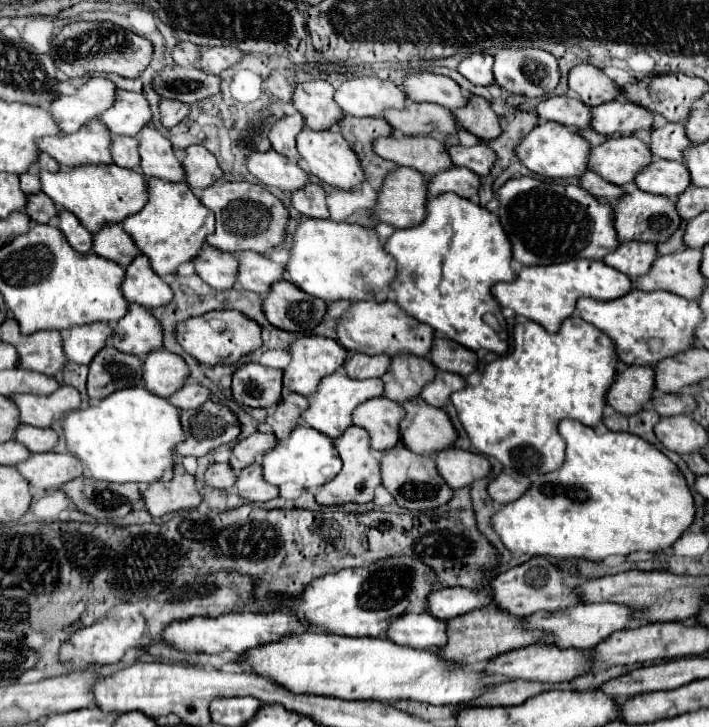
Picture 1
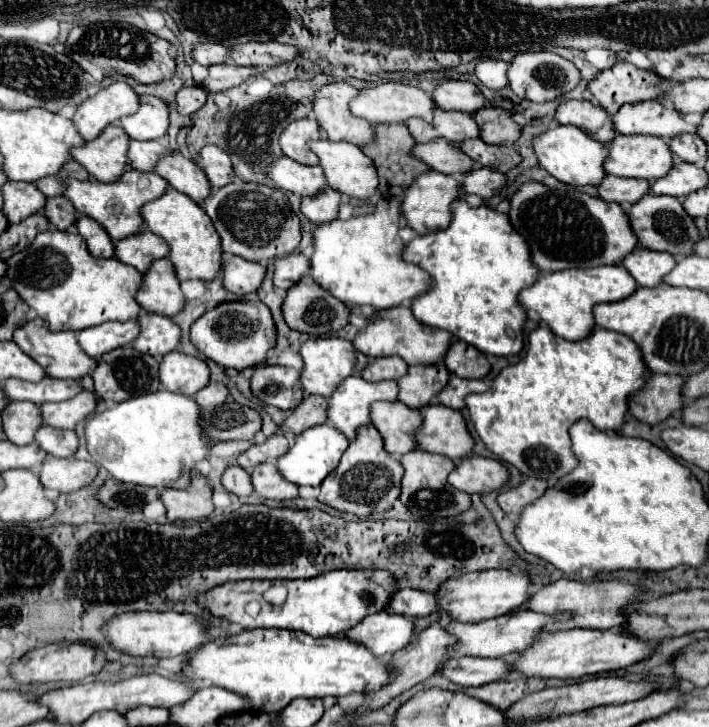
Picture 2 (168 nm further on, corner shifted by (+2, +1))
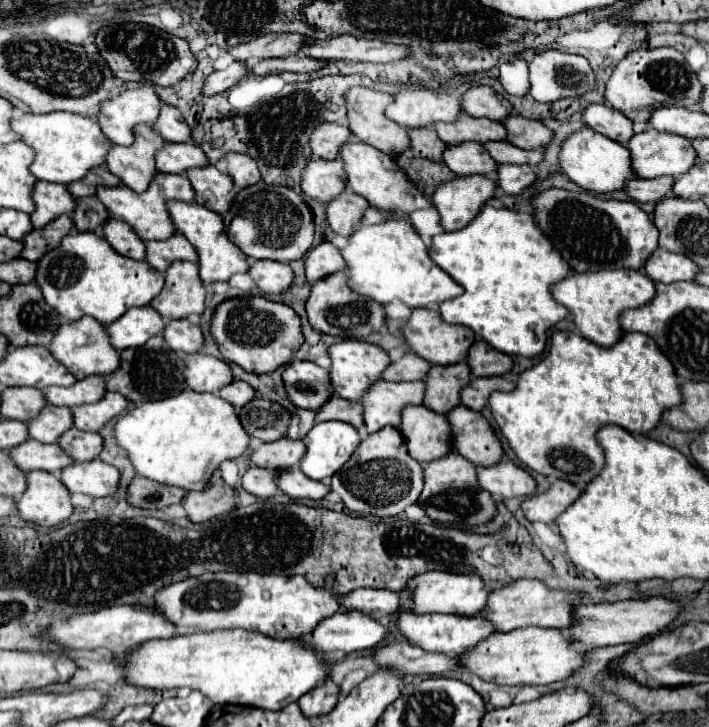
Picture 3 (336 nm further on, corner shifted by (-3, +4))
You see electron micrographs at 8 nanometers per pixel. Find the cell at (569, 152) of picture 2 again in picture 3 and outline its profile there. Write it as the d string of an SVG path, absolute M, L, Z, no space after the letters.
M584 127L578 133L572 133L560 149L560 167L562 173L570 177L570 181L574 181L576 185L580 185L582 189L590 191L590 193L608 193L608 191L618 191L626 185L628 179L634 177L632 169L630 169L630 153L626 147L614 143L612 139L598 135L596 131Z

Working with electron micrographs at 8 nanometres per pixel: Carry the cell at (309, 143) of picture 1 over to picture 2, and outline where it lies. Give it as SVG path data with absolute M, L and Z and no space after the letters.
M321 138L321 140L311 142L311 150L321 160L321 168L325 172L327 184L331 188L335 188L337 192L347 194L351 198L361 198L361 200L369 200L377 192L377 186L379 186L377 168L373 164L373 160L369 160L369 156L363 154L361 148L357 148L349 142L331 142L327 138Z

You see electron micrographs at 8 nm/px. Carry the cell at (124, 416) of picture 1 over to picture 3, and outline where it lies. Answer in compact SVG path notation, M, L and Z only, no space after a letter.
M192 389L130 409L116 421L114 439L116 445L128 453L140 477L184 491L202 491L214 469L218 469L222 461L242 455L250 441L236 409L228 401L216 393L196 393Z

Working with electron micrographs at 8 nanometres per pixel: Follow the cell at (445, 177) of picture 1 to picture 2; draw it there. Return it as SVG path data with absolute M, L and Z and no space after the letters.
M475 168L473 172L465 174L463 192L477 194L481 198L491 198L503 188L505 182L507 182L507 176L501 172L495 172L493 168Z

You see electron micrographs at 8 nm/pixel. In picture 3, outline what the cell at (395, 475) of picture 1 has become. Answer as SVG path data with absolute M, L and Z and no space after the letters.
M456 451L446 453L442 459L424 463L424 489L418 497L418 505L426 511L432 521L438 523L466 523L482 525L492 519L496 505L488 491L482 491L476 481L476 467L458 455Z

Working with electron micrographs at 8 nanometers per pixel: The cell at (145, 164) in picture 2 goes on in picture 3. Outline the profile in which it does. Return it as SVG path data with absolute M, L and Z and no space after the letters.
M166 143L156 153L156 169L162 173L184 173L186 169L208 165L206 155L192 143Z

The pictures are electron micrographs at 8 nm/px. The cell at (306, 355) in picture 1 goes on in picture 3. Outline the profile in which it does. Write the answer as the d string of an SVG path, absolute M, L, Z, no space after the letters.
M342 339L338 343L332 343L328 347L328 355L330 355L330 361L332 361L332 369L328 373L330 383L332 383L332 391L334 391L334 395L344 397L348 401L358 401L362 397L362 391L370 383L380 379L380 373L390 363L384 349L380 349L376 345L370 345L366 341L358 341L358 339Z

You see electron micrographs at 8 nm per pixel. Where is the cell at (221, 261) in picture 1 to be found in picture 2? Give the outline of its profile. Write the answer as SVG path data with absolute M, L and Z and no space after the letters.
M229 258L223 262L223 284L233 294L251 294L257 292L263 278L265 278L267 266L257 262L247 262L243 258Z

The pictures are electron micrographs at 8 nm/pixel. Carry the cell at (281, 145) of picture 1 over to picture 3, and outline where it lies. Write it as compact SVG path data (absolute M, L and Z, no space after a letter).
M322 123L322 125L318 125L312 131L310 139L308 139L312 155L320 157L320 159L336 159L340 147L344 145L344 141L350 135L352 133L348 131L348 127L338 125L338 123Z

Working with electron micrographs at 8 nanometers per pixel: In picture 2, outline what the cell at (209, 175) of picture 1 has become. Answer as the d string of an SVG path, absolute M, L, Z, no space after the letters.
M205 146L201 150L201 166L203 172L209 176L213 190L227 186L235 178L229 154L217 146Z

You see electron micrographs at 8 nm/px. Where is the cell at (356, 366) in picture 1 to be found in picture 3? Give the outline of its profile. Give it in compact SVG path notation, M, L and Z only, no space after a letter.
M406 353L400 361L390 363L386 371L382 373L382 379L386 381L420 381L426 377L430 369L430 363L426 363L422 357L414 353Z

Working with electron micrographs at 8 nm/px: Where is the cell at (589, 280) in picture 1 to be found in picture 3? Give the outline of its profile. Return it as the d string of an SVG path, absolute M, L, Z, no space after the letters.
M636 269L572 273L550 287L552 297L570 311L580 335L602 347L610 347L620 339L622 329L618 325L618 315L624 309L636 309L638 305L648 303L650 297L654 297L654 291L656 291L654 281L650 281L650 277L646 277Z

